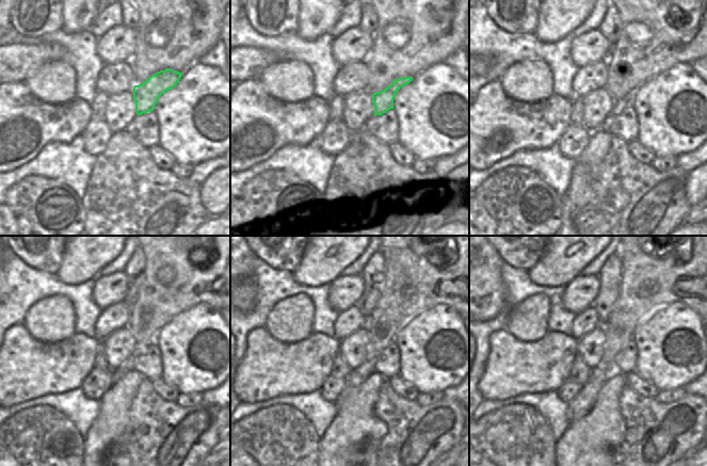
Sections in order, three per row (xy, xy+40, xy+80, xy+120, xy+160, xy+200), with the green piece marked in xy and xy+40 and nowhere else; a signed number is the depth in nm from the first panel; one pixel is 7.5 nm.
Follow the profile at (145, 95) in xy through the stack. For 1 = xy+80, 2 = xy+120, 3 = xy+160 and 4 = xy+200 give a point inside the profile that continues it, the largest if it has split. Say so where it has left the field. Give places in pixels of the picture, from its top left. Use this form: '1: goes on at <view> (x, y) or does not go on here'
1: goes on at xy+80 (619, 106)
2: goes on at xy+120 (128, 365)
3: goes on at xy+160 (357, 376)
4: goes on at xy+200 (580, 406)

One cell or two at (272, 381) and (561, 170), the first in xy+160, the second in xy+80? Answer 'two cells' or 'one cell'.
two cells

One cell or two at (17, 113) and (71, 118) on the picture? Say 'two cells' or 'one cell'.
one cell

